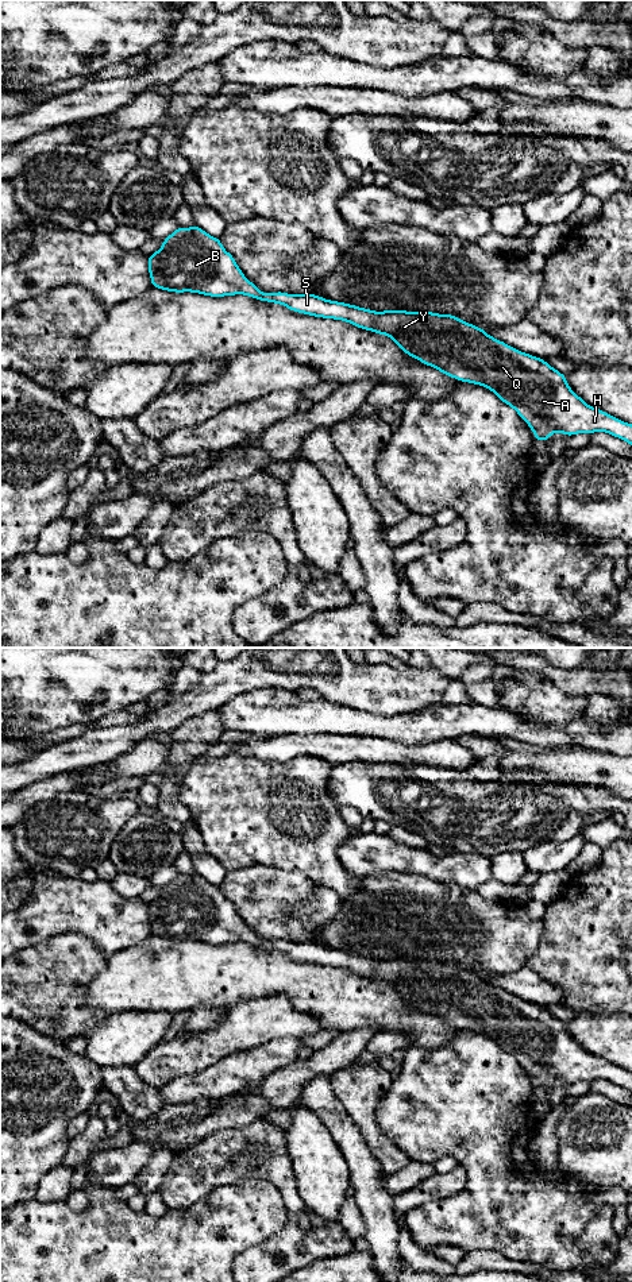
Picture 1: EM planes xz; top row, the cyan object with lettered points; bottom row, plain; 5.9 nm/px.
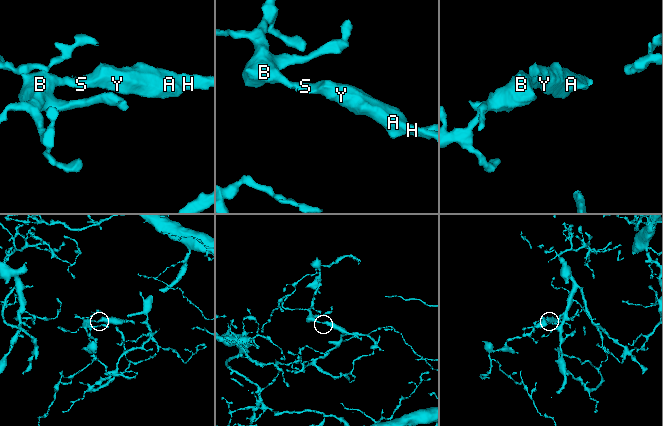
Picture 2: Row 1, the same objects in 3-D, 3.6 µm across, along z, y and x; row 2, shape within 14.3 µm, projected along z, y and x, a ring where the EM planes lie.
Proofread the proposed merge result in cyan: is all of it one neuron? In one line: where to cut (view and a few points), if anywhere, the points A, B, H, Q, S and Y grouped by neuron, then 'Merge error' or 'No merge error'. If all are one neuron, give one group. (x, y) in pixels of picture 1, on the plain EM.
No split. Groups: A B H Q S Y. No merge error

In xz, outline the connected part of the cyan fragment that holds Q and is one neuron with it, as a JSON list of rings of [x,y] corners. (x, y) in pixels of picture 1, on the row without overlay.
[[[196,872],[178,874],[166,884],[162,895],[147,905],[147,914],[151,935],[215,946],[243,942],[386,982],[408,1004],[459,1030],[492,1038],[517,1059],[537,1089],[544,1090],[555,1080],[569,1085],[606,1080],[632,1093],[632,1071],[589,1054],[571,1038],[564,1022],[456,964],[429,958],[375,959],[316,942],[262,941],[244,924],[220,887]]]

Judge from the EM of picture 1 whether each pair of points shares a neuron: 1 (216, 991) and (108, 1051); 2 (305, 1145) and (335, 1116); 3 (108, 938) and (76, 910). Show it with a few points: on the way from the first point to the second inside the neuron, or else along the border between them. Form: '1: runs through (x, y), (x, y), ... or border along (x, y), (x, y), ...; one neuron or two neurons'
1: border along (142, 1010), (166, 1010), (173, 1014); two neurons
2: border along (305, 1107), (328, 1130), (342, 1153); two neurons
3: runs through (100, 930), (84, 914); one neuron

